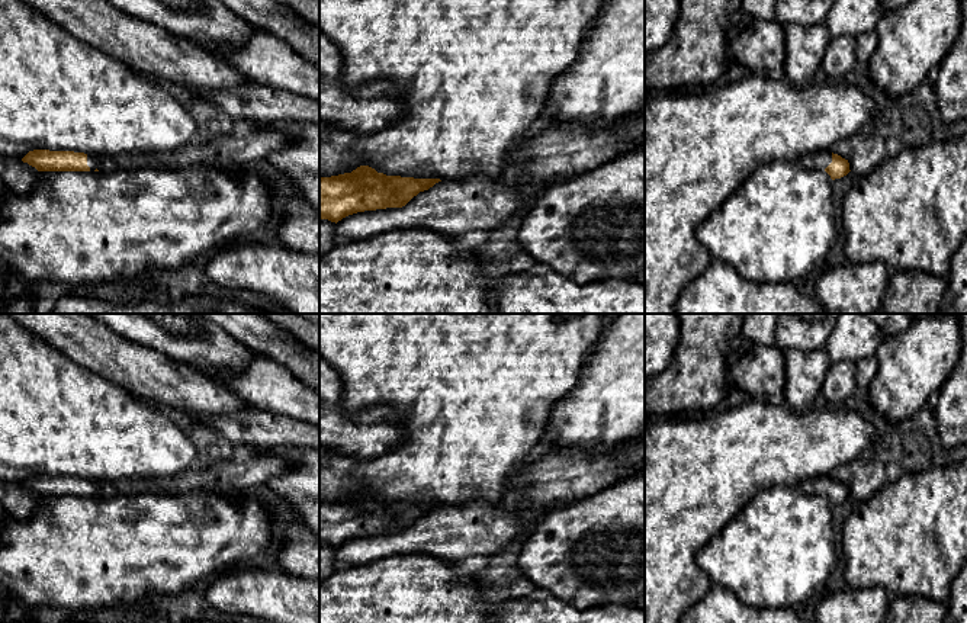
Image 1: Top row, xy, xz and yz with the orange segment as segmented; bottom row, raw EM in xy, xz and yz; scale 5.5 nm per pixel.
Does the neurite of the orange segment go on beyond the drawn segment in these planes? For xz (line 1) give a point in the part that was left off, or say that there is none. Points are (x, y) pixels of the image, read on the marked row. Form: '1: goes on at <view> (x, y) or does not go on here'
1: does not go on here

